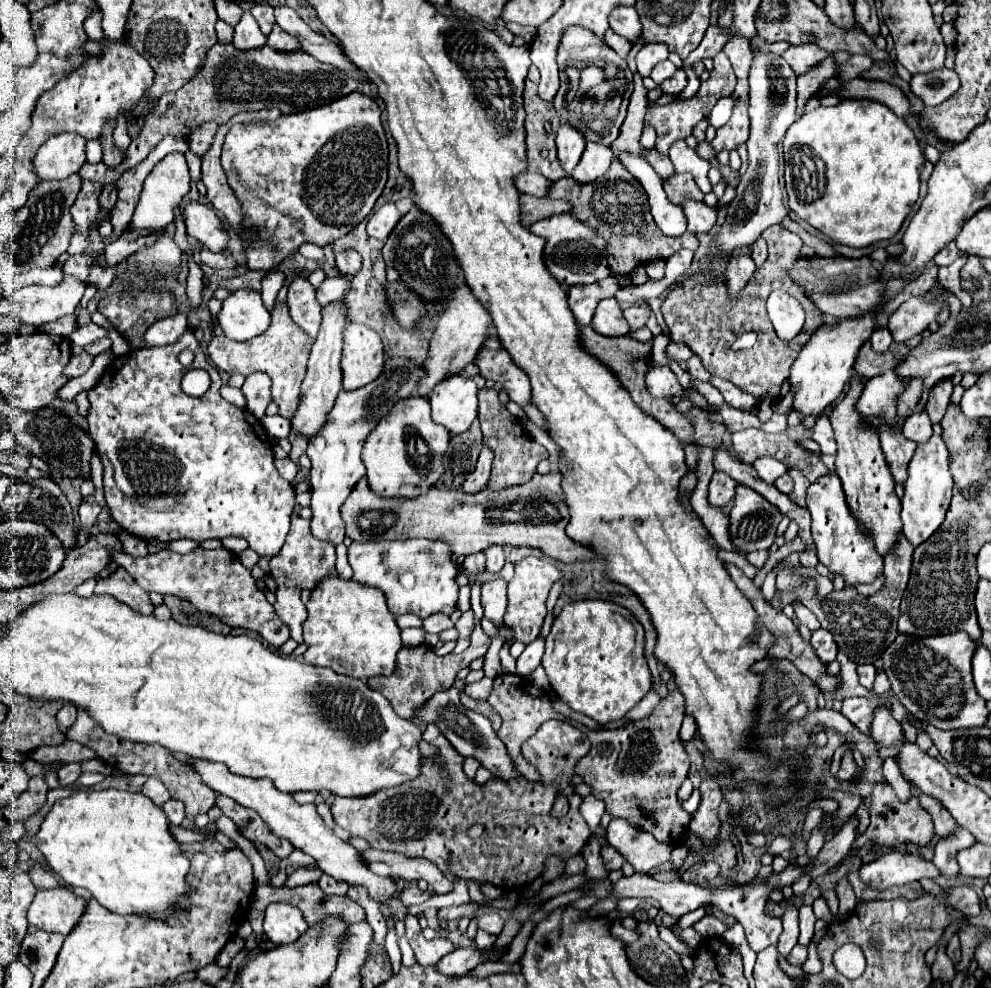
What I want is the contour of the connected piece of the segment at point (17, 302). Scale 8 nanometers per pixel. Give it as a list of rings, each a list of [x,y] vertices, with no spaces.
[[[67,275],[57,287],[25,287],[13,295],[13,313],[27,325],[43,325],[73,313],[83,299],[85,283]]]

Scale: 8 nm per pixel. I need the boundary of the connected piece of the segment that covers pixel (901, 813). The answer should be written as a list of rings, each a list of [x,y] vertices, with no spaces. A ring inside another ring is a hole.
[[[889,783],[877,785],[873,789],[873,801],[871,801],[871,825],[869,829],[861,835],[863,841],[875,841],[877,847],[881,849],[893,849],[899,847],[901,843],[917,843],[917,845],[927,845],[933,837],[933,821],[927,815],[925,809],[919,807],[917,797],[911,797],[911,801],[901,803],[891,789]]]

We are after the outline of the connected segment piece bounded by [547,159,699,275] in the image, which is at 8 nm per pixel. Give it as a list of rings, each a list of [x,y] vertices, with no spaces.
[[[615,159],[609,167],[609,171],[601,177],[601,181],[593,181],[591,185],[579,185],[573,177],[563,177],[551,185],[549,195],[551,199],[567,199],[575,207],[575,215],[579,221],[583,221],[587,227],[597,231],[607,243],[607,257],[609,257],[609,267],[613,273],[619,275],[629,275],[635,267],[649,263],[655,257],[671,257],[679,249],[691,249],[695,251],[699,247],[699,241],[693,233],[685,233],[679,237],[667,237],[661,233],[661,229],[655,225],[649,203],[647,203],[647,193],[643,193],[643,187],[631,173]]]

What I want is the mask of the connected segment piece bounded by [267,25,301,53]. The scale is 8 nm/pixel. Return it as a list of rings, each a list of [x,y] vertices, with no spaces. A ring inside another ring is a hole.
[[[275,25],[275,27],[273,27],[273,31],[271,31],[271,35],[269,35],[267,45],[269,45],[269,47],[273,47],[275,51],[285,51],[285,53],[291,53],[291,51],[301,49],[301,47],[299,47],[299,41],[297,41],[293,35],[285,33],[279,25]]]

